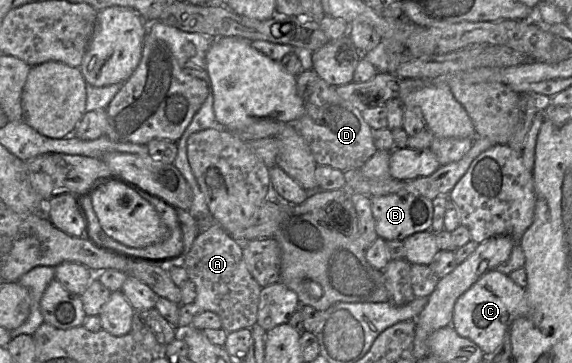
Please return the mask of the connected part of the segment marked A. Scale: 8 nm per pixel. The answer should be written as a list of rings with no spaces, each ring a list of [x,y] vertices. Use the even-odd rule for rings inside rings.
[[[213,225],[205,231],[199,232],[181,264],[187,272],[188,279],[195,285],[197,295],[192,303],[180,305],[177,327],[191,325],[194,316],[203,311],[216,313],[226,332],[234,332],[242,328],[250,329],[257,323],[259,296],[262,288],[247,269],[242,253],[242,243],[237,243],[223,228]]]

